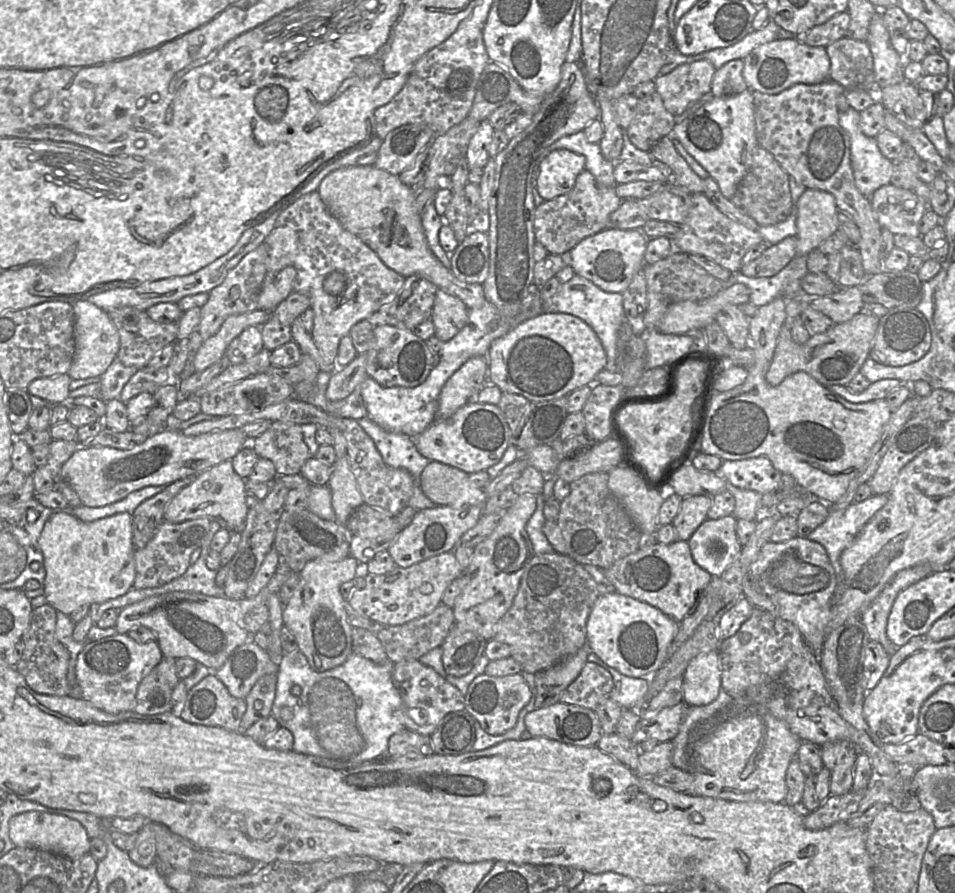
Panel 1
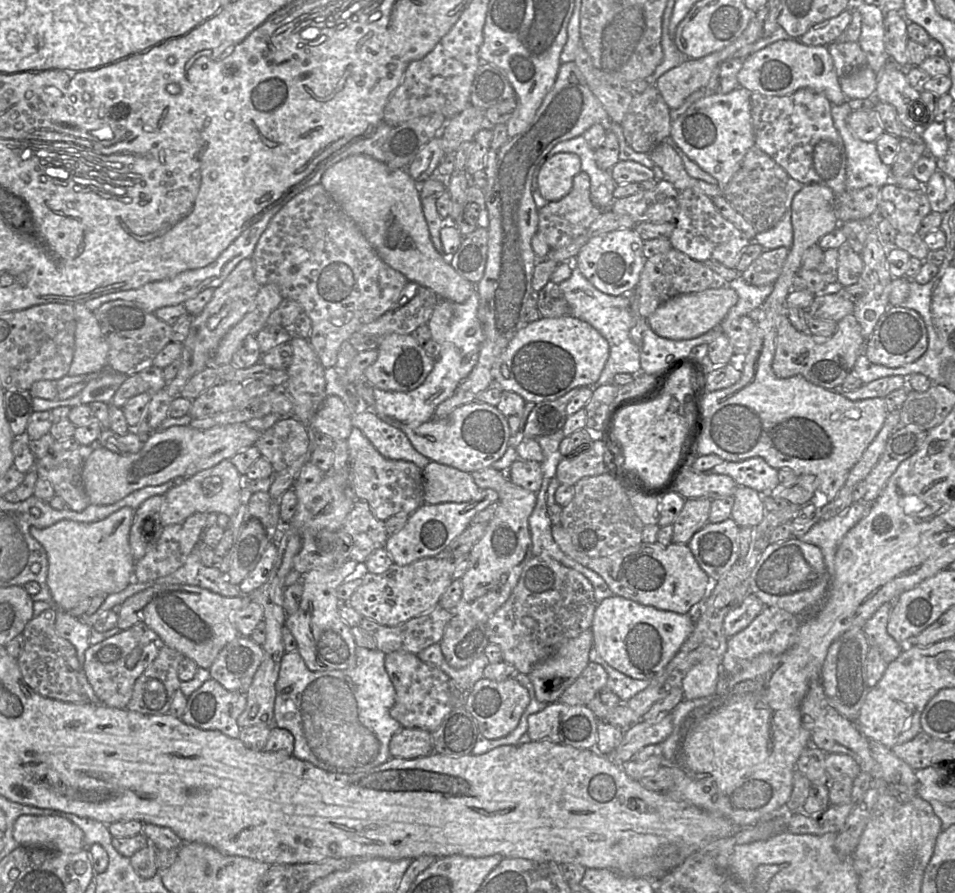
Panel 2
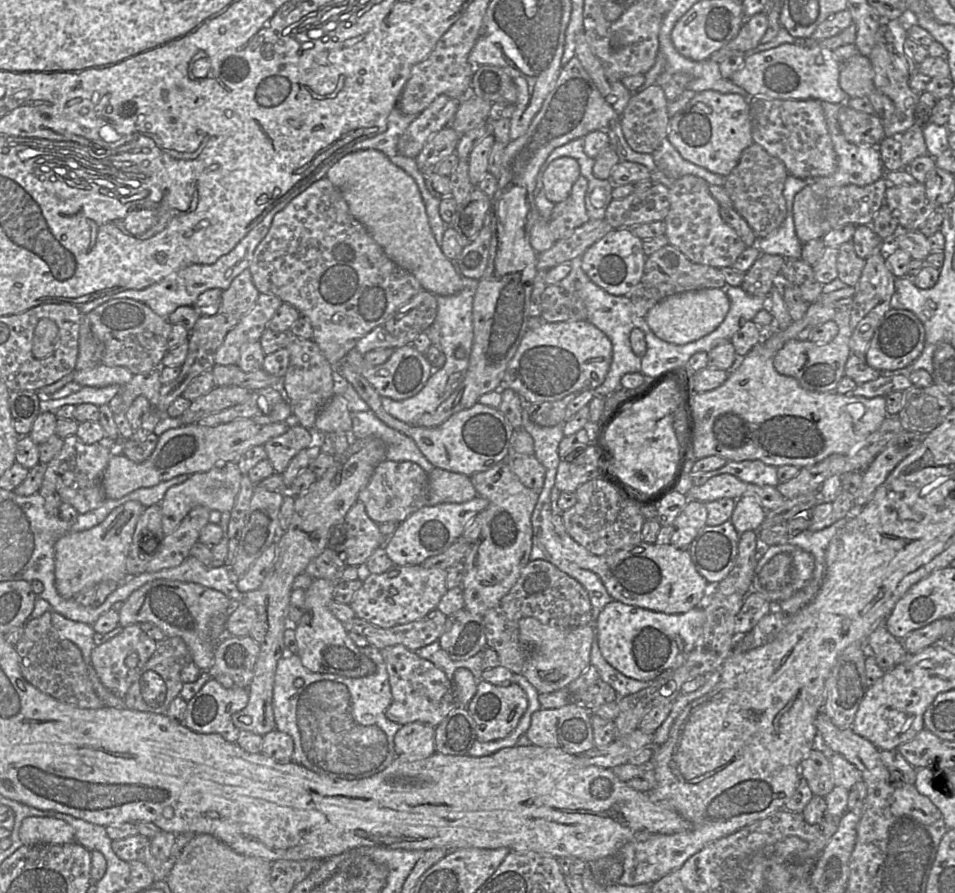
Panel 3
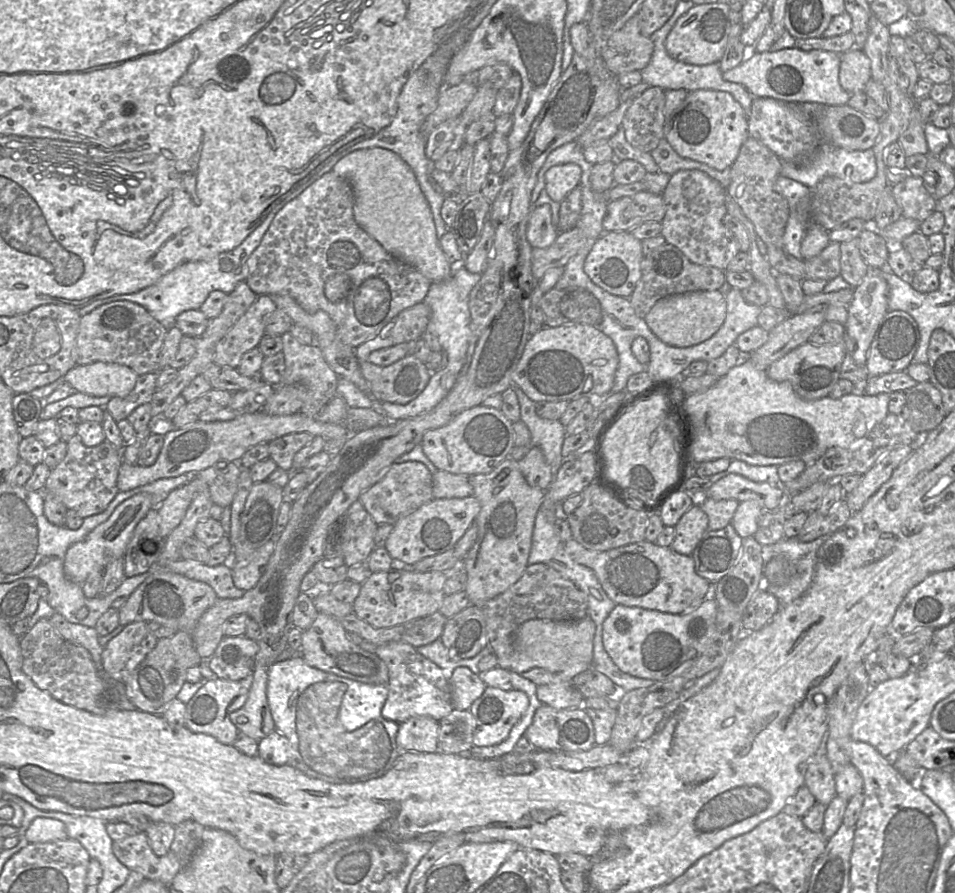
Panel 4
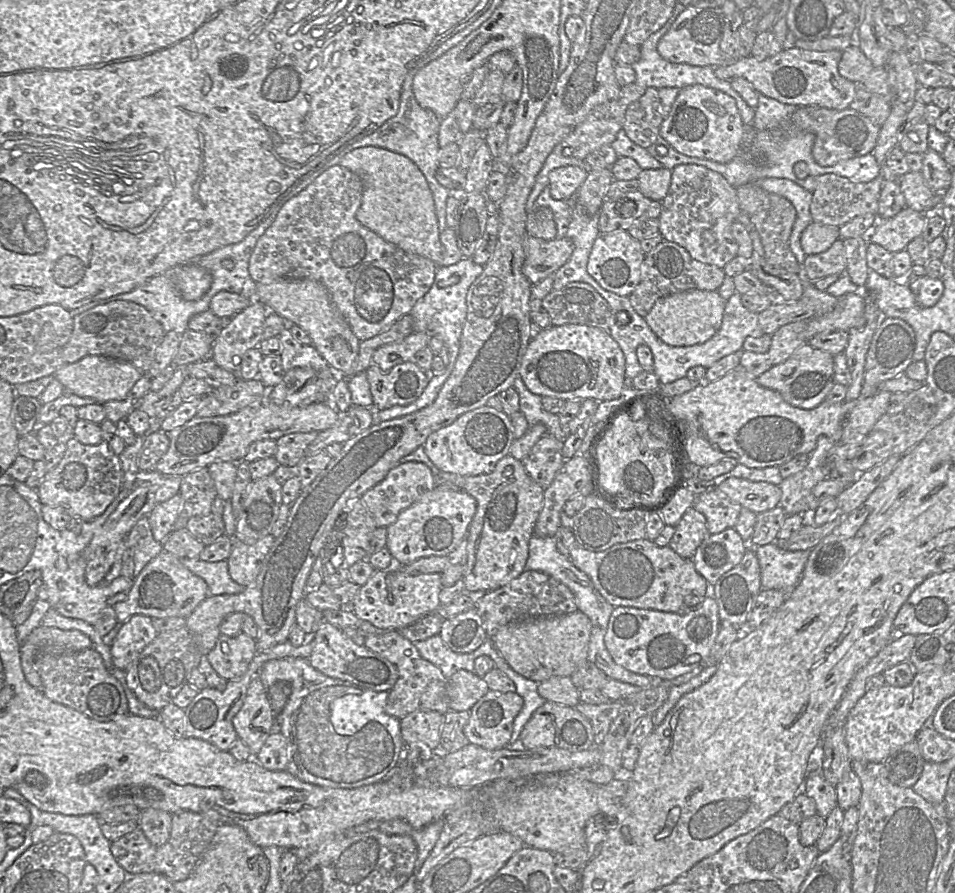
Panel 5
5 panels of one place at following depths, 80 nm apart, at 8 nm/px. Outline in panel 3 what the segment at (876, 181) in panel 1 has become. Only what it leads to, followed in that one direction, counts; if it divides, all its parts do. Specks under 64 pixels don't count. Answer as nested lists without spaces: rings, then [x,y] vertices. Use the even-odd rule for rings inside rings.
[[[821,102],[825,114],[829,134],[831,136],[834,150],[837,154],[838,165],[836,171],[827,177],[817,177],[805,179],[806,185],[821,185],[825,187],[844,186],[844,185],[857,185],[866,186],[872,184],[882,177],[885,177],[885,169],[881,160],[881,155],[878,147],[875,145],[856,145],[845,139],[841,133],[838,112],[843,104],[833,104],[828,102]]]

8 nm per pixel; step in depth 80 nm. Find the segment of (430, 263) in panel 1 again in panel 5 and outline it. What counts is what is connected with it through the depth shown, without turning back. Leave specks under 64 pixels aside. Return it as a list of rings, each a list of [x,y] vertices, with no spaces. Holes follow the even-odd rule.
[[[365,146],[346,153],[339,165],[358,175],[362,181],[362,201],[356,213],[359,223],[400,249],[428,258],[437,266],[441,265],[443,245],[439,238],[440,231],[433,196],[425,177],[409,158],[385,148]]]

